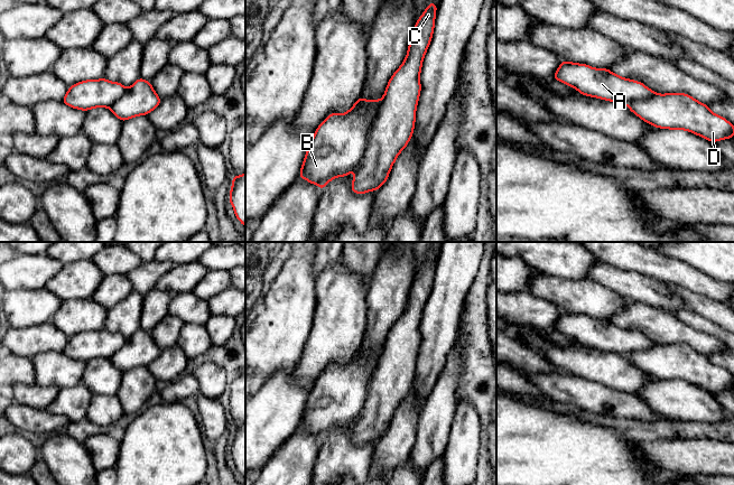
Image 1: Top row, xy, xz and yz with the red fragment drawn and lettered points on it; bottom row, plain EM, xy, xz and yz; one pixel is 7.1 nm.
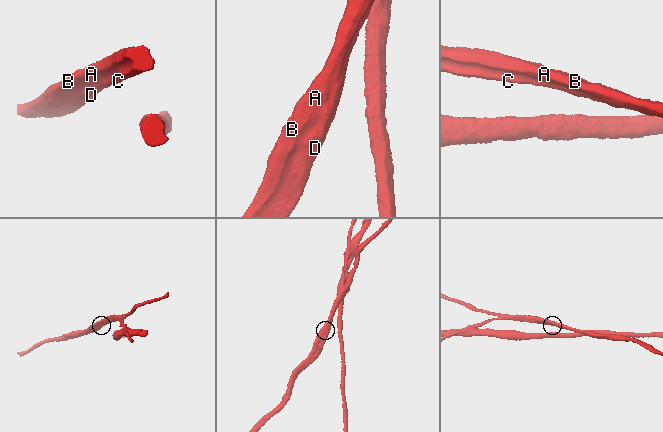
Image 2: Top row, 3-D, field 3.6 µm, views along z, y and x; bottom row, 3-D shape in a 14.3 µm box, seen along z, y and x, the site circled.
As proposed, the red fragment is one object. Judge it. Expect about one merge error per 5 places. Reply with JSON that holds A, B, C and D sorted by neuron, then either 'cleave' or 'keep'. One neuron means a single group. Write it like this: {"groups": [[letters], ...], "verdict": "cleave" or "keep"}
{"groups": [["A", "B"], ["C", "D"]], "verdict": "cleave"}

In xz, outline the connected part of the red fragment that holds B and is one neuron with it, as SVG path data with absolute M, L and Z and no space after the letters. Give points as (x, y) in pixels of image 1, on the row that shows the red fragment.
M360 95L347 112L331 113L314 132L298 177L323 190L332 179L345 177L356 168L368 146L369 131L380 105L381 100L363 100Z

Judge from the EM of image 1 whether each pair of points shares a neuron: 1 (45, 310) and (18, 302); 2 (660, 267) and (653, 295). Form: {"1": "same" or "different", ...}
{"1": "same", "2": "different"}

